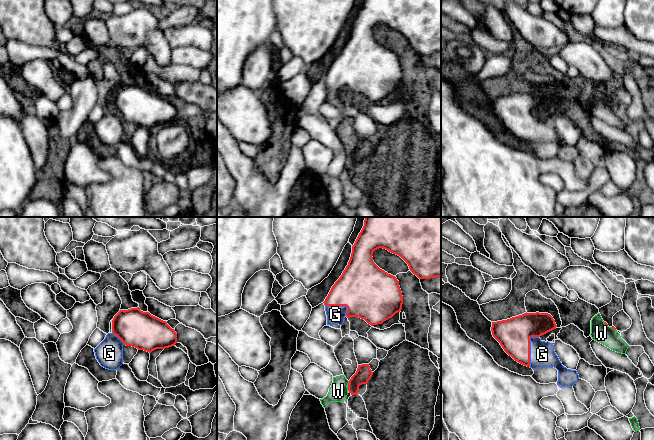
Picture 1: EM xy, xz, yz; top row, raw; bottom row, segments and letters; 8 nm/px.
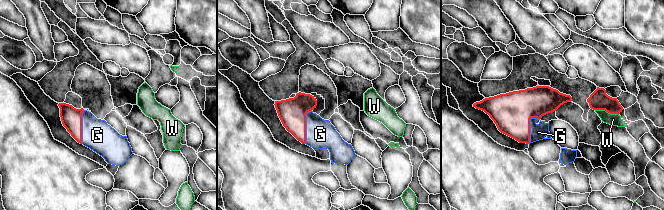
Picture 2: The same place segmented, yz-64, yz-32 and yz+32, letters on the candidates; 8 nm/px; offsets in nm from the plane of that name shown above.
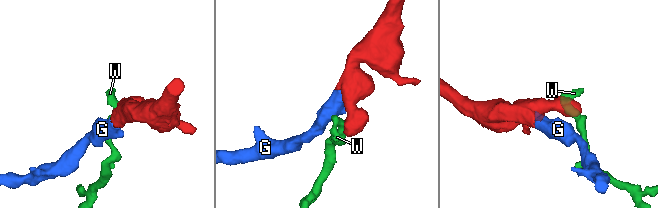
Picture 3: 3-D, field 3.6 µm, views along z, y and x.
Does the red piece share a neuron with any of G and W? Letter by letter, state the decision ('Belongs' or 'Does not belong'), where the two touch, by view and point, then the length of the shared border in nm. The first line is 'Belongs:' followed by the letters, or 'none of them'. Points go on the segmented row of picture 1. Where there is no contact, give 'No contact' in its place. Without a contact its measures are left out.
Belongs: G
G: Belongs. Touches red at yz (529, 348). Shared border 260 nm
W: Does not belong. Touches red at xz (348, 386). Shared border 80 nm

